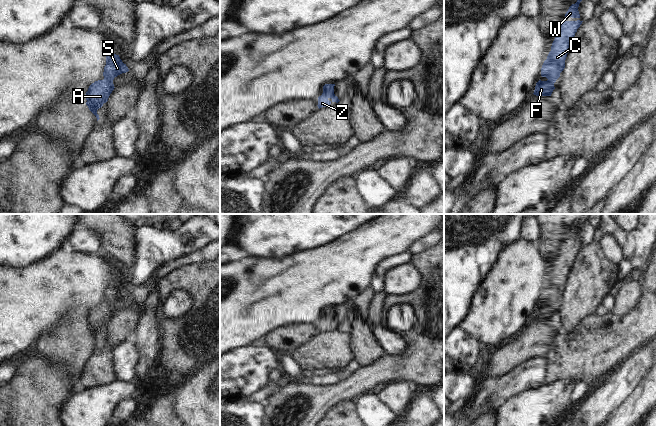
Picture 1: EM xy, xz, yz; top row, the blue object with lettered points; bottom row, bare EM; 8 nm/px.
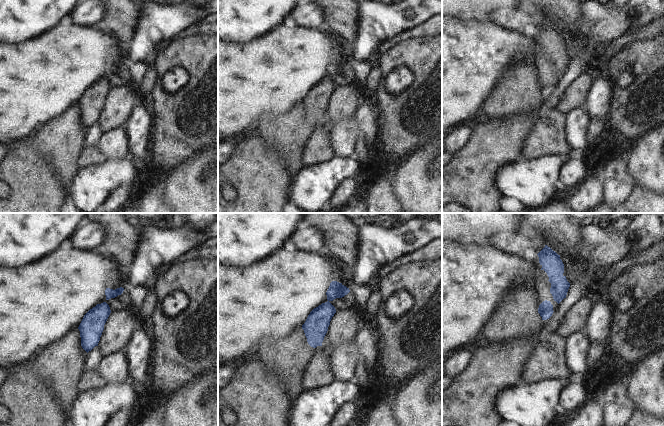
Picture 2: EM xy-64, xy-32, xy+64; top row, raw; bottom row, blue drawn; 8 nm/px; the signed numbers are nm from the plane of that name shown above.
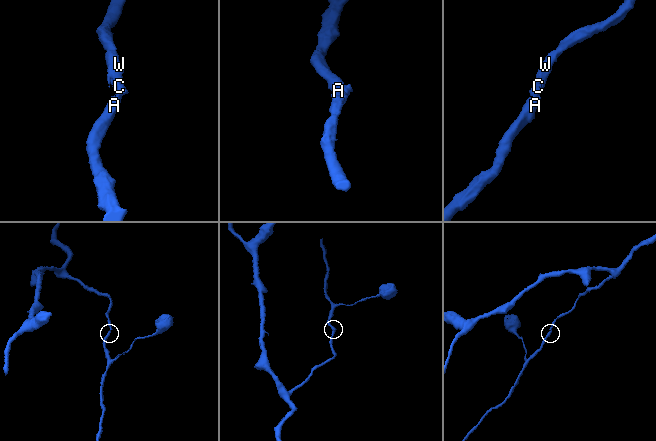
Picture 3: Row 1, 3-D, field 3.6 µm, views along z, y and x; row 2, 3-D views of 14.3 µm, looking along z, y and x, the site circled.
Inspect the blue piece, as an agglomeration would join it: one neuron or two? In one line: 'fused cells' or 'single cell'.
single cell

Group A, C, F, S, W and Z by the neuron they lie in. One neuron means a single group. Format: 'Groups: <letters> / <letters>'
Groups: A C F S W Z

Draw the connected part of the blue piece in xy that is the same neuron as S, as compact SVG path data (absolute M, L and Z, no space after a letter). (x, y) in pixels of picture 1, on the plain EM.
M108 273L103 296L104 303L92 307L84 320L87 324L86 329L96 340L97 345L100 343L97 334L108 325L110 318L115 312L113 308L114 302L128 295L128 291L122 286L119 279L112 278Z

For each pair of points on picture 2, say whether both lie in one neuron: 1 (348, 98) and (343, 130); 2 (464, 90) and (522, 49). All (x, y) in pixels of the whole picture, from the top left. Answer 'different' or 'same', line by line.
1: different
2: same

